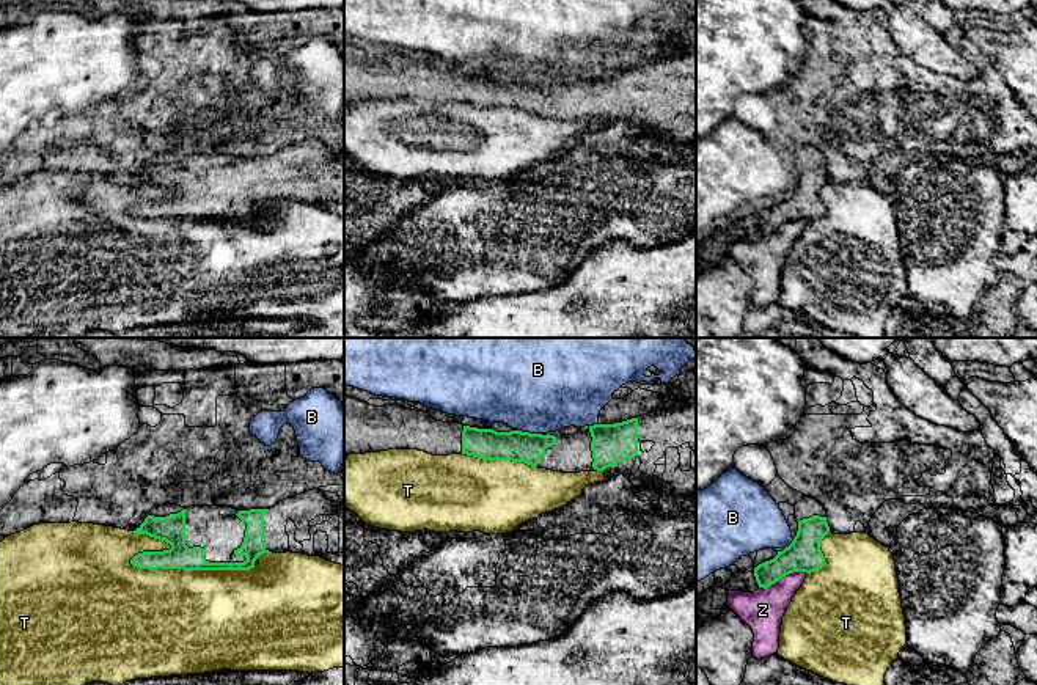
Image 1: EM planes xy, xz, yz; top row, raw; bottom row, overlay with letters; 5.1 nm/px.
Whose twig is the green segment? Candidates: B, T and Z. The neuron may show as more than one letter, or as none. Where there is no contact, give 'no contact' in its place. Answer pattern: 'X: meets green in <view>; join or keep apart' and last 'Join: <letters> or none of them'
B: meets green in xz; keep apart
T: meets green in xy; keep apart
Z: meets green in yz; keep apart
Join: none of them

